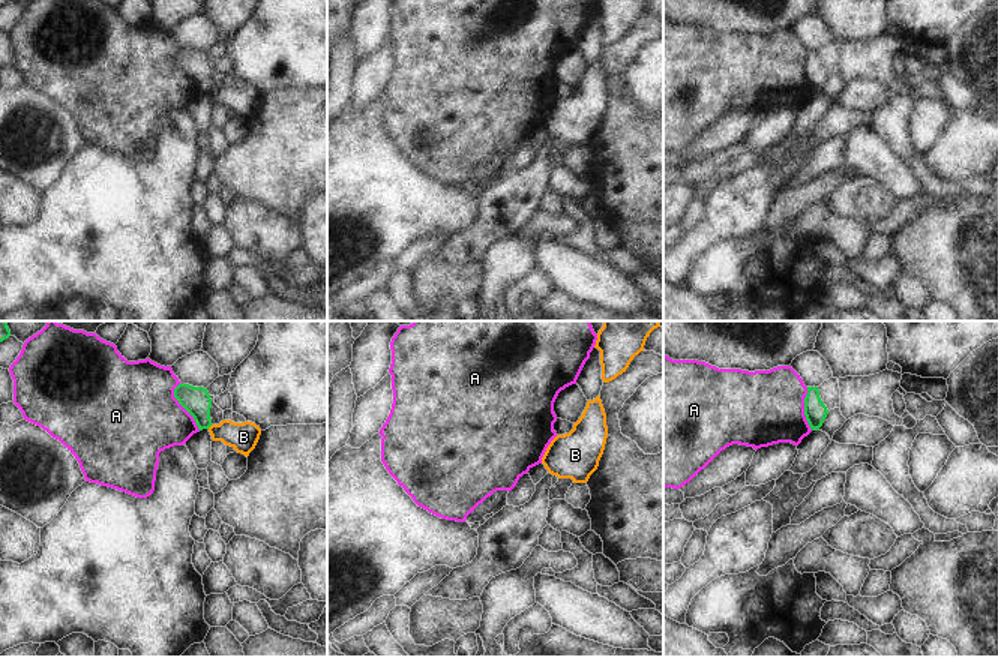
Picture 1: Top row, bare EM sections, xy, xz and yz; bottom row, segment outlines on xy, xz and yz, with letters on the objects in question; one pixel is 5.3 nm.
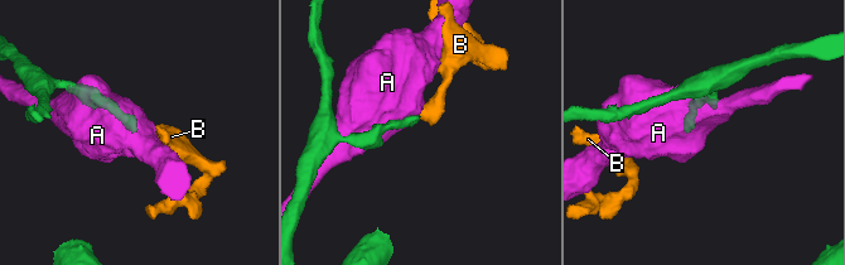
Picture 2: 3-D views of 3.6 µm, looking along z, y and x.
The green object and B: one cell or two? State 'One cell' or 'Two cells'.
Two cells

